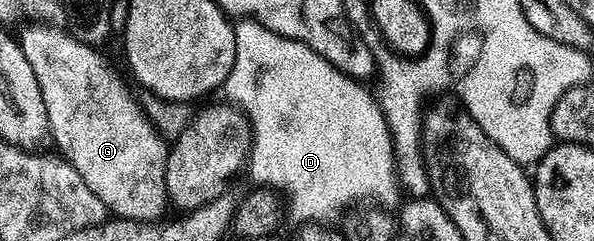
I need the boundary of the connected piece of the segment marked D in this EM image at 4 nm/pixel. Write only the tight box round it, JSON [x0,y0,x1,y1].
[223,18,402,225]

